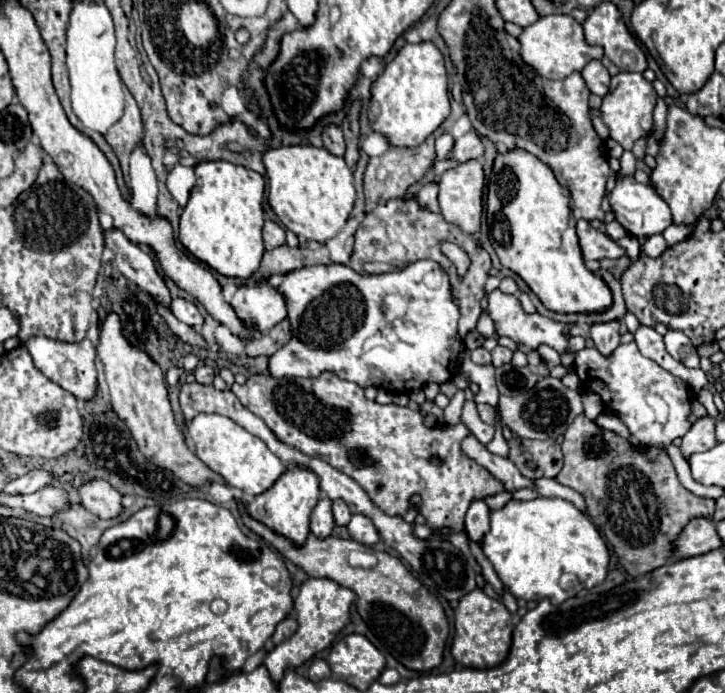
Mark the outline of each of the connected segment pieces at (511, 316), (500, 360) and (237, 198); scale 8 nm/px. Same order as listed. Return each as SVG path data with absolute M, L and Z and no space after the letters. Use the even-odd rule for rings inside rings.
M493 290L487 298L489 298L489 316L493 318L495 332L499 336L509 336L517 344L525 344L529 348L537 348L539 344L547 344L547 346L555 348L557 352L567 350L567 336L563 334L563 324L551 322L549 318L545 318L545 316L541 316L537 312L535 314L525 314L519 300L515 296L503 294L501 290Z
M497 346L497 348L491 352L491 356L493 356L493 366L503 366L503 364L511 362L513 352L511 352L509 348L505 348L505 346Z
M225 160L203 162L195 166L195 188L181 214L179 240L181 244L209 268L221 276L251 278L265 254L263 246L263 192L265 180L261 174Z

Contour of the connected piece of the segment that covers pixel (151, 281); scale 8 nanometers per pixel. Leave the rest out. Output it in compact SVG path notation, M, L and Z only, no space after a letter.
M121 230L105 232L105 244L115 250L115 268L153 298L161 298L161 304L169 308L169 302L173 298L163 276L157 272L155 260L149 254L141 252L139 246L131 244L131 240L125 238Z

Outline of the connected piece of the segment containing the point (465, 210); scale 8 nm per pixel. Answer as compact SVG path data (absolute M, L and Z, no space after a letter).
M469 160L465 164L459 164L453 170L443 172L439 180L439 206L443 218L455 224L457 228L465 230L467 234L479 232L481 214L483 214L483 186L485 186L485 172L479 160Z

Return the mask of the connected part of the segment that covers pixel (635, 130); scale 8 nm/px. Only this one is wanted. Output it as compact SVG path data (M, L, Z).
M623 72L611 78L611 88L609 94L603 98L601 106L601 118L605 126L609 128L609 134L615 142L619 142L625 150L631 150L633 144L651 132L653 126L653 108L657 102L657 92L651 82L643 78L643 74L633 74L633 72Z

